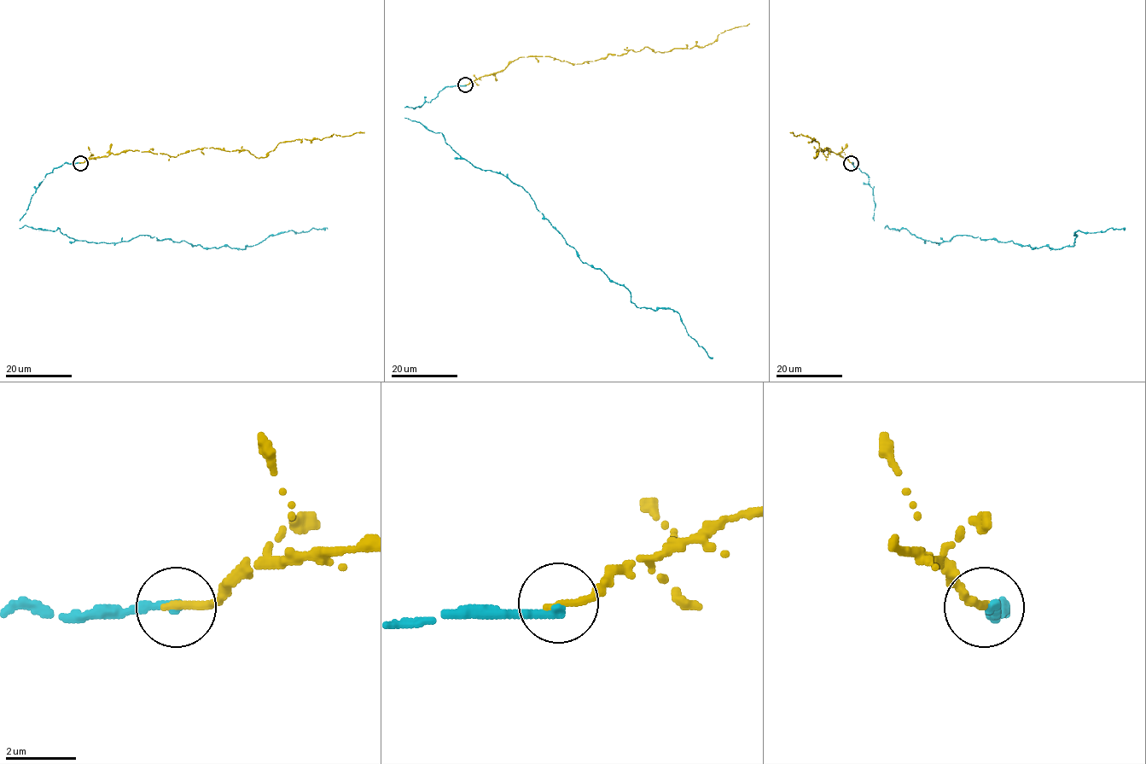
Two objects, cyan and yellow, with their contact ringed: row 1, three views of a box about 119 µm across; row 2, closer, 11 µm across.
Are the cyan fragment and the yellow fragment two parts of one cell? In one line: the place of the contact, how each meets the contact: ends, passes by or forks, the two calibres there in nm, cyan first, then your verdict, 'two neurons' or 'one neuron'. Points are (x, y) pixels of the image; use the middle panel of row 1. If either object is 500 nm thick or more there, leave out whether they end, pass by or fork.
place (465, 84); cyan ends; yellow ends; calibres 280 and 240 nm; one neuron

